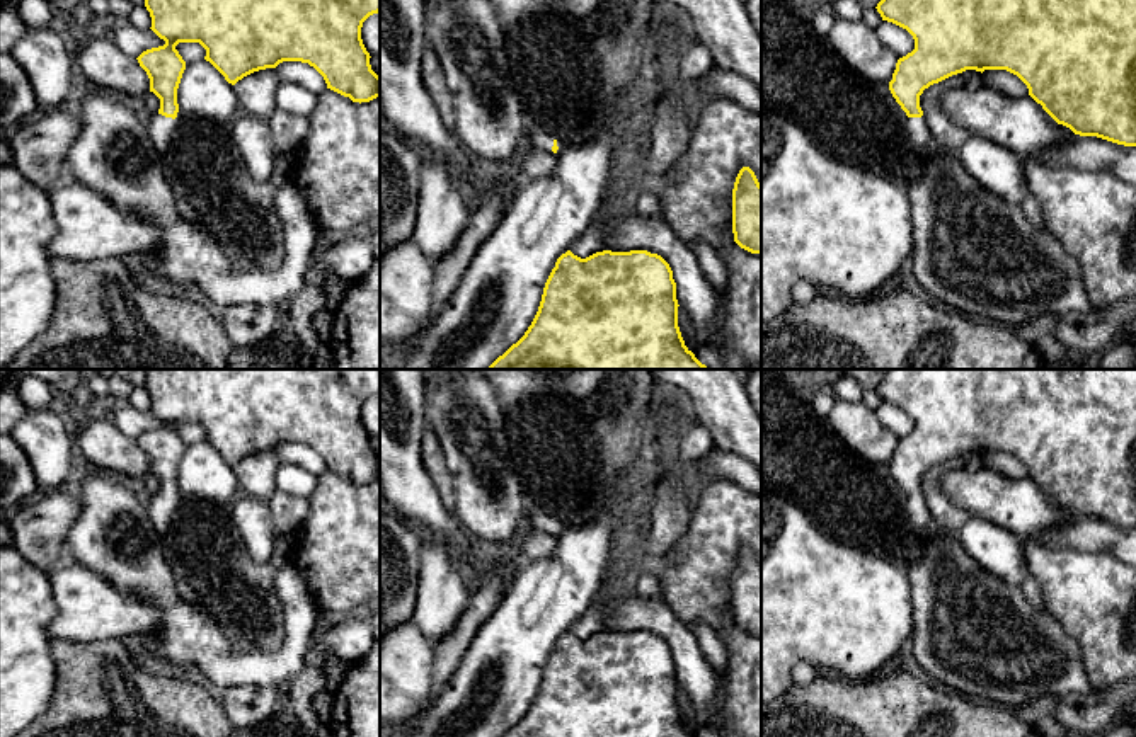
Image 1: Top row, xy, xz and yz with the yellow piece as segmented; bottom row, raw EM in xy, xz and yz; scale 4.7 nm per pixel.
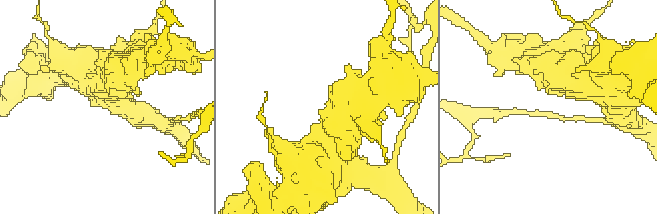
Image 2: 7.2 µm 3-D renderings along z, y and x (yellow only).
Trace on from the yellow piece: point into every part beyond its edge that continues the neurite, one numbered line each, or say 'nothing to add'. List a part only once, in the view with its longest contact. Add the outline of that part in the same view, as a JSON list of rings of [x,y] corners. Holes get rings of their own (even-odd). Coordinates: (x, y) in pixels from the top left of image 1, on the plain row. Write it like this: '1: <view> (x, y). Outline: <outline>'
1: xy (160, 509). Outline: [[[153,495],[152,499],[146,500],[146,504],[148,514],[152,517],[157,533],[164,534],[172,521],[177,500],[165,499],[162,495]]]

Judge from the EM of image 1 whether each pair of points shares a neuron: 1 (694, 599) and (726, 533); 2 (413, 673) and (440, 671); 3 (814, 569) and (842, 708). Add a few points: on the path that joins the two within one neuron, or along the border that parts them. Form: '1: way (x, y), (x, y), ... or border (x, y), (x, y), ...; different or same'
1: way (700, 582), (709, 550); same
2: border (430, 642), (431, 698), (421, 708); different
3: border (820, 669), (852, 679), (866, 679), (876, 673); different

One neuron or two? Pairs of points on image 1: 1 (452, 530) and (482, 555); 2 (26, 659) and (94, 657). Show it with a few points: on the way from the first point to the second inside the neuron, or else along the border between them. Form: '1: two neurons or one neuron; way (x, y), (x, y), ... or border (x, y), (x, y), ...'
1: one neuron; way (458, 537), (476, 554)
2: two neurons; border (53, 642), (55, 691), (50, 698)

